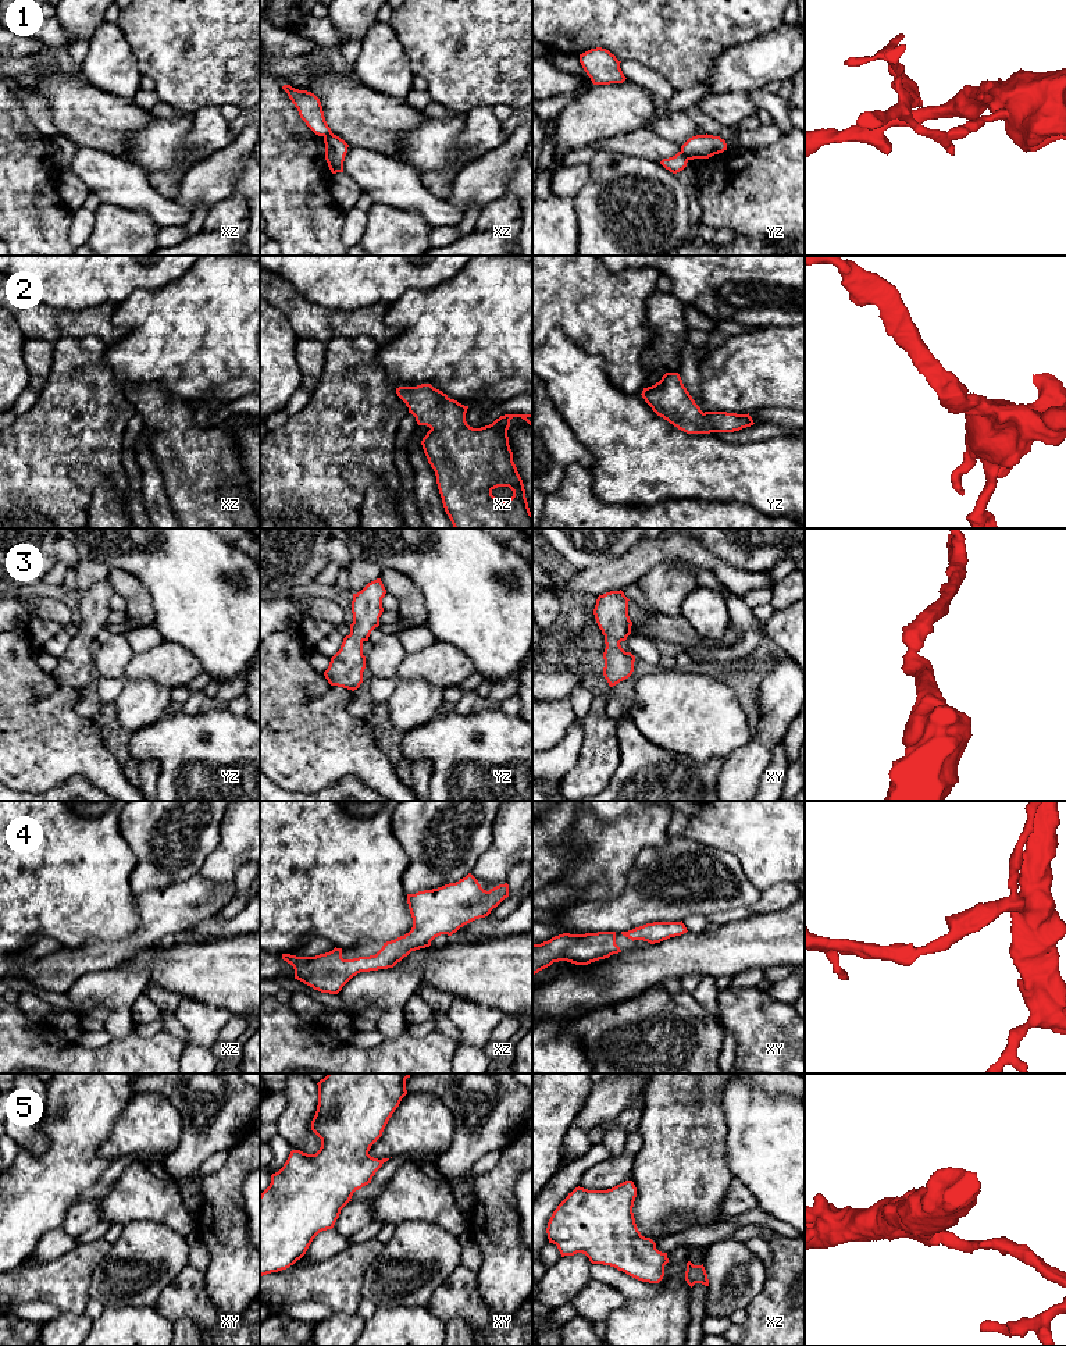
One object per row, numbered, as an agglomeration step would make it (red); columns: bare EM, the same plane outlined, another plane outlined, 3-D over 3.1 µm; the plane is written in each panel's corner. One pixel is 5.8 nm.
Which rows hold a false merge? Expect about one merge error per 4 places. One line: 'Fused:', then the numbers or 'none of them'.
Fused: 1

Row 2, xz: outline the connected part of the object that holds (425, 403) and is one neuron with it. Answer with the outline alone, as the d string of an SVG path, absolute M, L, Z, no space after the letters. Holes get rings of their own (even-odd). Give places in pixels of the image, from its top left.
M431 384L399 387L396 394L417 424L431 428L421 445L454 528L532 528L507 437L513 417L532 425L532 414L505 414L489 425L473 428L466 421L468 406ZM498 487L509 487L513 496L498 501L492 495Z

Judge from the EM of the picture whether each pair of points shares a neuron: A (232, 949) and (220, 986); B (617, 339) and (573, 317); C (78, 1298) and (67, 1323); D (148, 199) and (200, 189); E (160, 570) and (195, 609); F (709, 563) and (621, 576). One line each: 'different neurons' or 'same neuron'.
A: same neuron
B: same neuron
C: different neurons
D: different neurons
E: same neuron
F: same neuron

